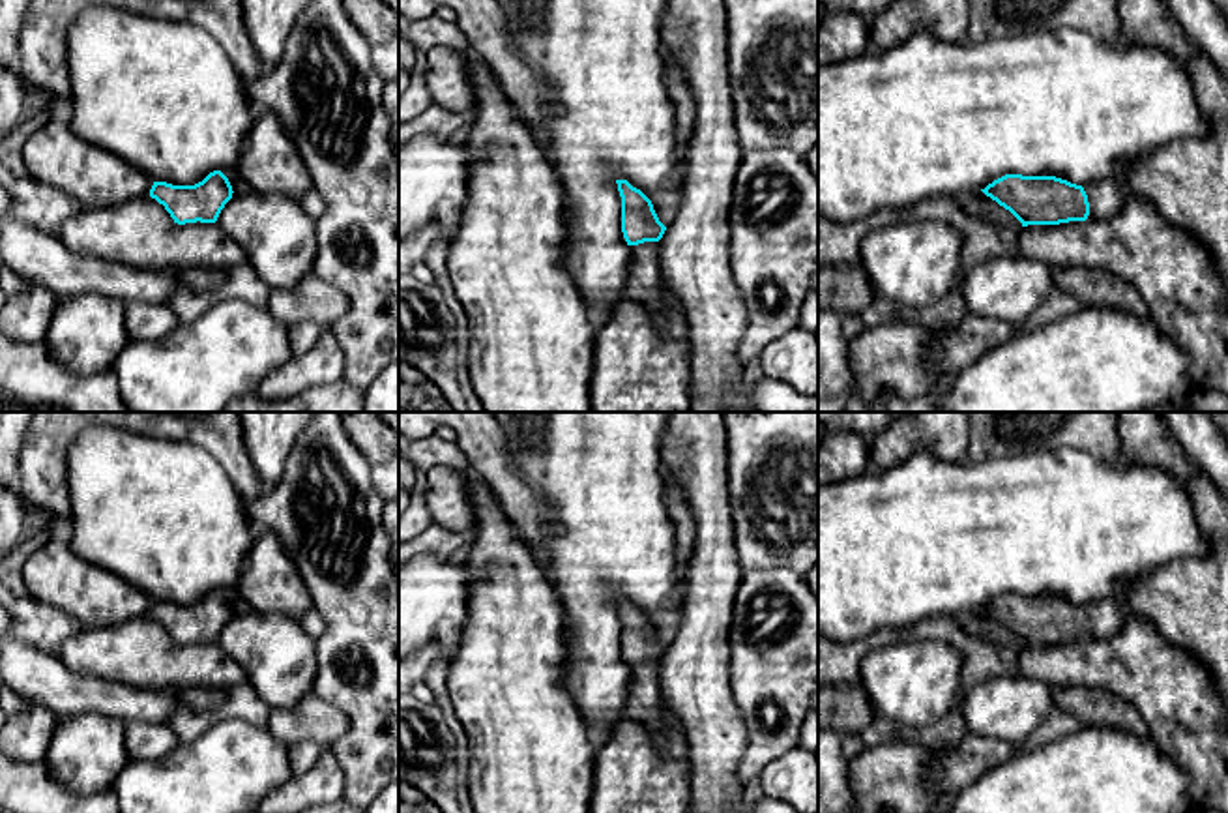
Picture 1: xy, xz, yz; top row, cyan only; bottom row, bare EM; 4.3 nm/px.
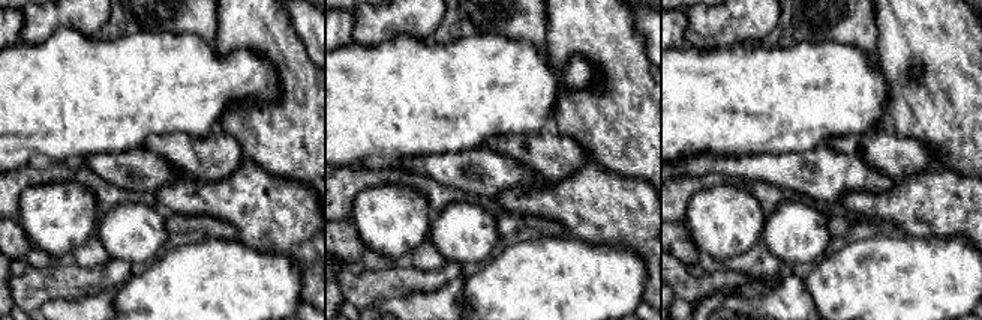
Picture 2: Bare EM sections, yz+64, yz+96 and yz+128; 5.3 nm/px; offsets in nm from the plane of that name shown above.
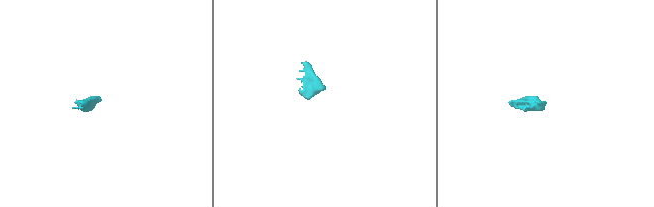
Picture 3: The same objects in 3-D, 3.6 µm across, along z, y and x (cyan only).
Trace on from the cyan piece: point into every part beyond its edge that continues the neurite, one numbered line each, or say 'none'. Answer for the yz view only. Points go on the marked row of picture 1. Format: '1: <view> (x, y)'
1: yz (1105, 197)

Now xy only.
1: xy (240, 186)

